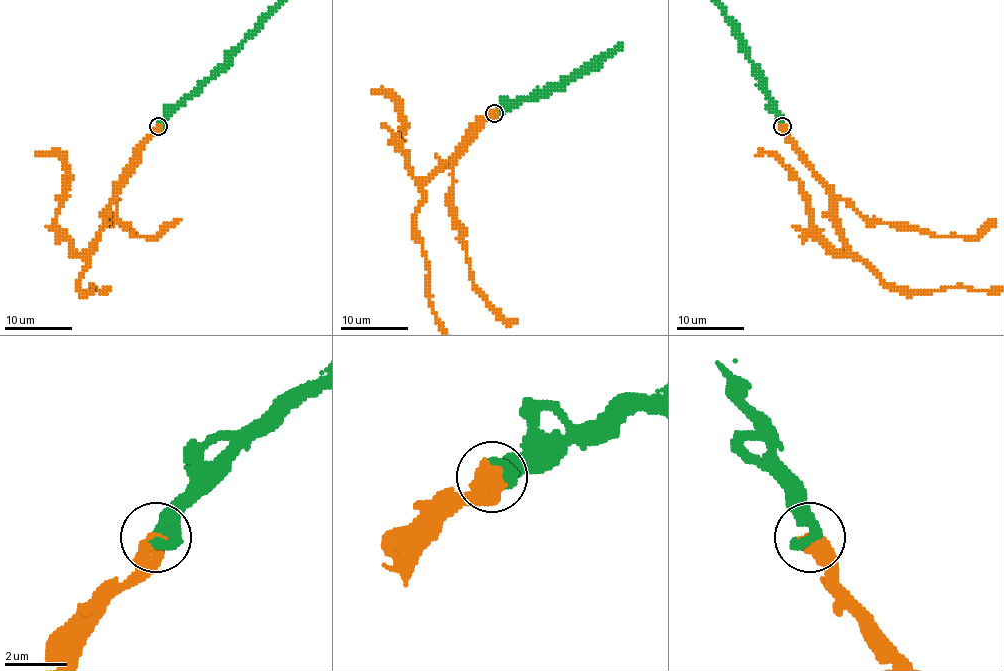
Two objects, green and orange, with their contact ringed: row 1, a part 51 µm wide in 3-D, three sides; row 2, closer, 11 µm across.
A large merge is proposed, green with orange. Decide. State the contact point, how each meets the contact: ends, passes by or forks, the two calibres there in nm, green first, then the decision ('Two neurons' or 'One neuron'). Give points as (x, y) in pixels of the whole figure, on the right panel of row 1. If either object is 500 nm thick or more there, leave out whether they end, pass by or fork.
Place: (782, 126). Thickness 360 nm (green) against 650 nm. One neuron

